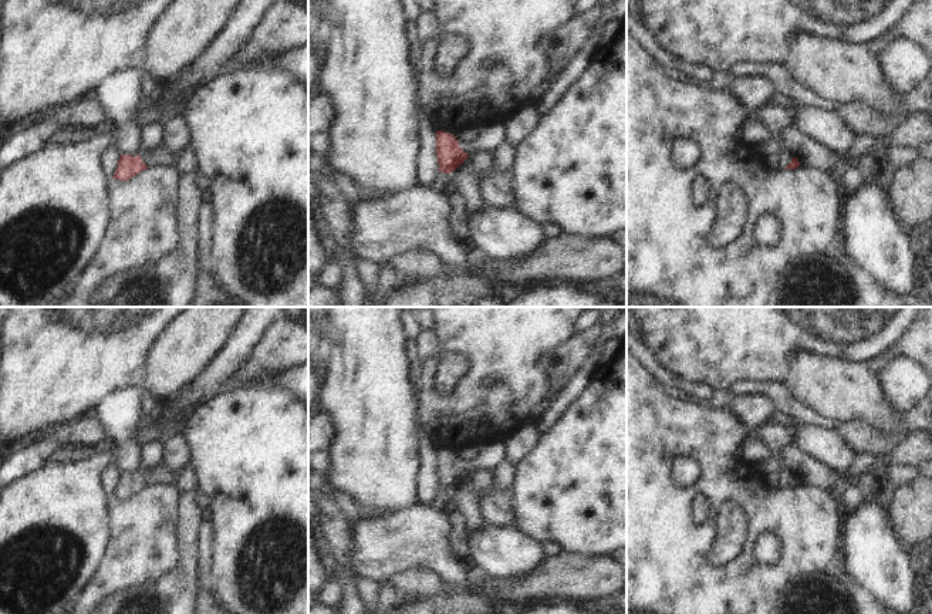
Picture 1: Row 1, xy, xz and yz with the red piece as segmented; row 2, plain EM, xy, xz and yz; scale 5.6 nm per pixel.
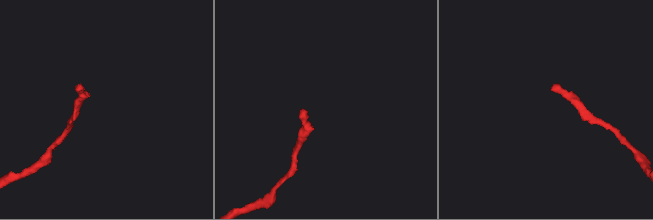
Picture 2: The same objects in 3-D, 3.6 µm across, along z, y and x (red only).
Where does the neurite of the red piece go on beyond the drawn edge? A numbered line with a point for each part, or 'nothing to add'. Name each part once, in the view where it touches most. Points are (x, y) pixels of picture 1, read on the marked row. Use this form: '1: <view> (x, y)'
1: xy (158, 157)

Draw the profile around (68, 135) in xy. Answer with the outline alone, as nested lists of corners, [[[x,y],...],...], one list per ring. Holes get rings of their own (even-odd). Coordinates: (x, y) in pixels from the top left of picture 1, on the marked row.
[[[67,126],[64,129],[54,129],[50,136],[50,144],[55,146],[68,146],[81,144],[95,136],[95,129],[85,129],[80,126]]]

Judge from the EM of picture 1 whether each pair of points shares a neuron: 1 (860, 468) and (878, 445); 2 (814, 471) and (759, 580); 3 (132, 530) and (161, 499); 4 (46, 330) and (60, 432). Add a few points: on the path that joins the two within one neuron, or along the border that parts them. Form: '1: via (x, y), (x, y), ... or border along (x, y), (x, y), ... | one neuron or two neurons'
1: border along (887, 452), (857, 455) | two neurons
2: border along (800, 481), (831, 492) | two neurons
3: via (139, 523), (156, 506) | one neuron
4: border along (83, 414), (56, 424), (47, 432) | two neurons

